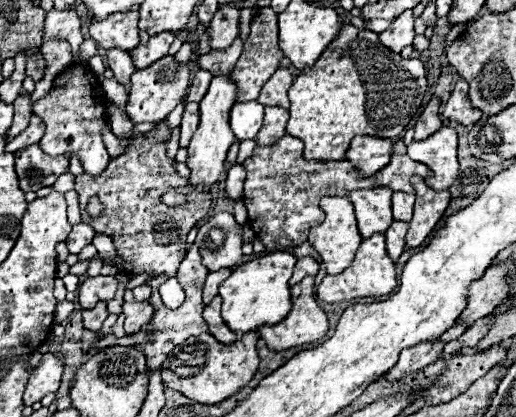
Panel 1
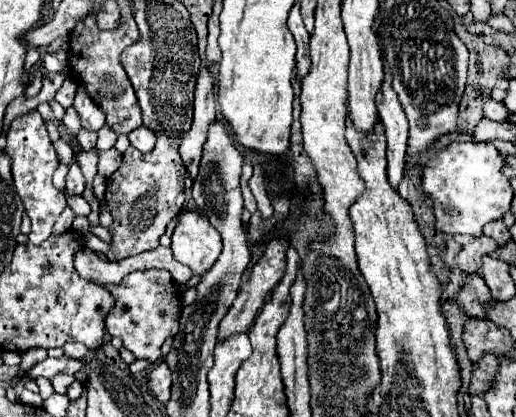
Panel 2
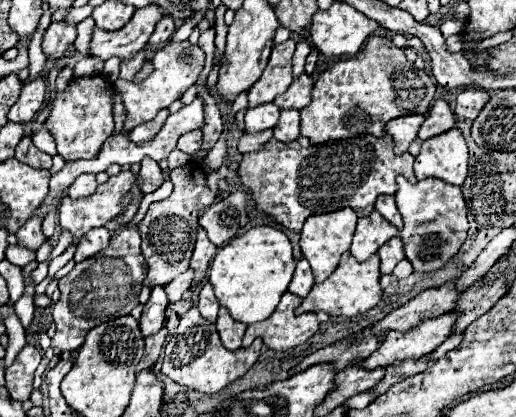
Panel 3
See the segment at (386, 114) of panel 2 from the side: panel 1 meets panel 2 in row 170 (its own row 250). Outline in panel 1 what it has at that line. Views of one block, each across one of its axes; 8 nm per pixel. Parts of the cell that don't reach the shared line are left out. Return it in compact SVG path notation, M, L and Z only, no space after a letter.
M396 220L386 230L386 248L392 260L398 260L404 252L404 236L408 232L408 224L398 224Z

